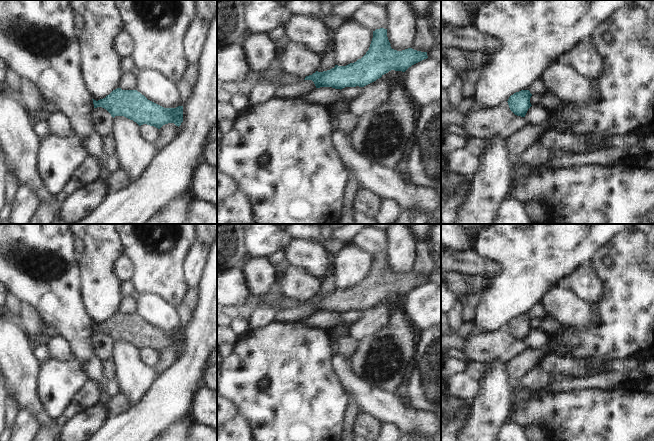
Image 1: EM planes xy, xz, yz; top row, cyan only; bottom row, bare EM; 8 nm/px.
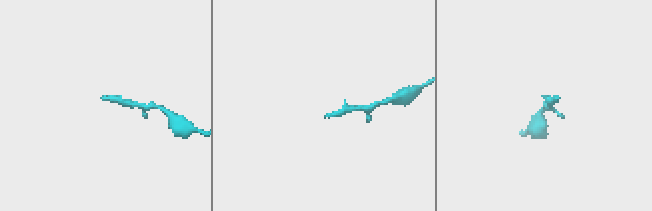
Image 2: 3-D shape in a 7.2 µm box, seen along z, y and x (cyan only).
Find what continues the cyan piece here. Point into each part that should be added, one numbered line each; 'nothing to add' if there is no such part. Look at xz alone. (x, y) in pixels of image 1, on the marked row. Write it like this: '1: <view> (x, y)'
1: xz (274, 75)

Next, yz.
nothing to add

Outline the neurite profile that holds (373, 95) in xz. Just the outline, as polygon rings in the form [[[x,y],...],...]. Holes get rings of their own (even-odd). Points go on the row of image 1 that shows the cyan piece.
[[[379,78],[363,87],[361,93],[348,102],[349,112],[357,119],[385,103],[391,92],[389,78]]]

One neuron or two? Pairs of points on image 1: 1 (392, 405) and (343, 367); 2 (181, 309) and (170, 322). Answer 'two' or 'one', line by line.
1: one
2: two

